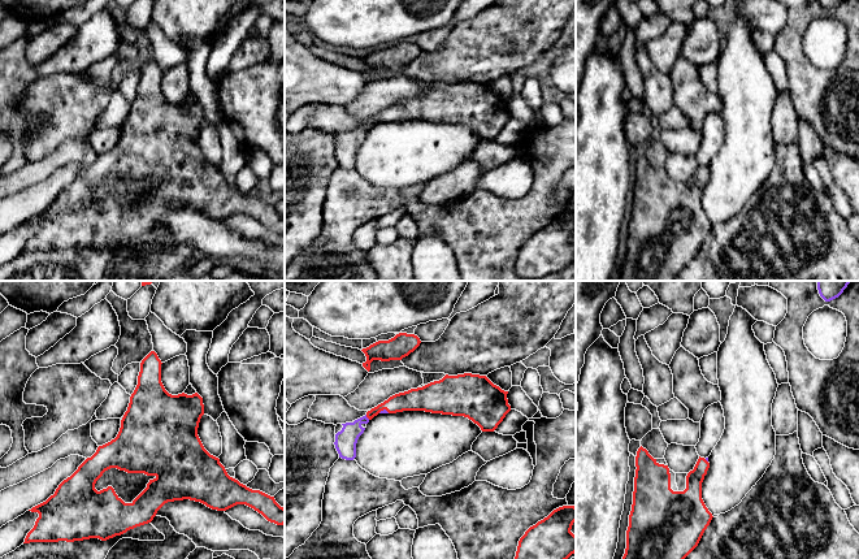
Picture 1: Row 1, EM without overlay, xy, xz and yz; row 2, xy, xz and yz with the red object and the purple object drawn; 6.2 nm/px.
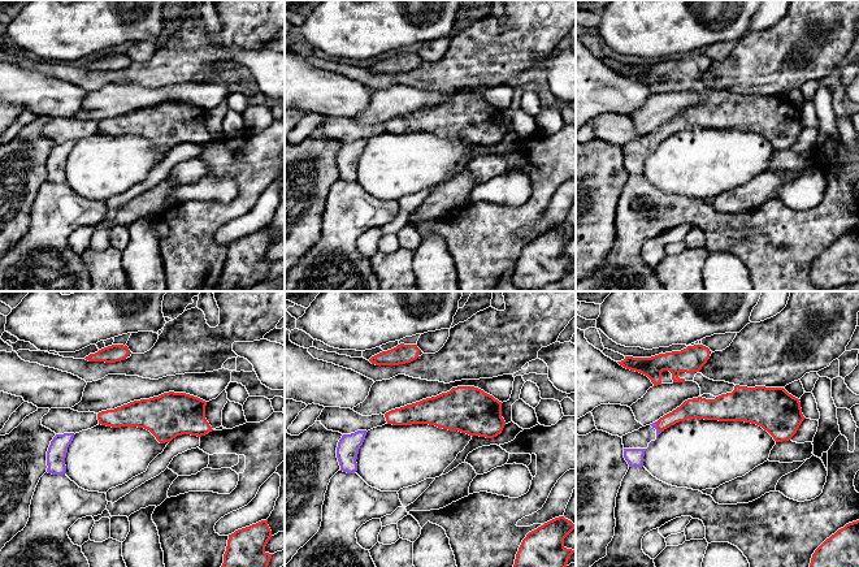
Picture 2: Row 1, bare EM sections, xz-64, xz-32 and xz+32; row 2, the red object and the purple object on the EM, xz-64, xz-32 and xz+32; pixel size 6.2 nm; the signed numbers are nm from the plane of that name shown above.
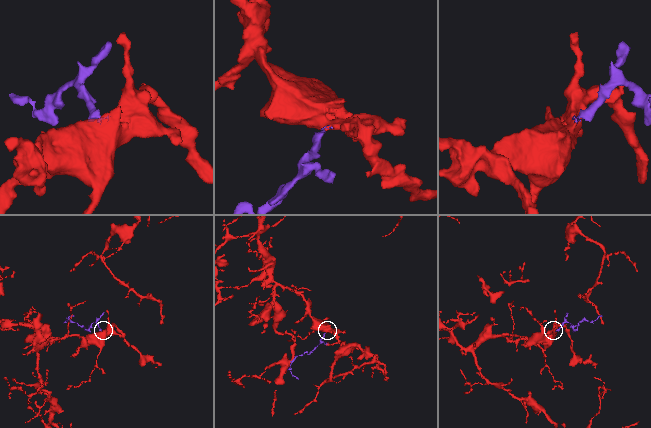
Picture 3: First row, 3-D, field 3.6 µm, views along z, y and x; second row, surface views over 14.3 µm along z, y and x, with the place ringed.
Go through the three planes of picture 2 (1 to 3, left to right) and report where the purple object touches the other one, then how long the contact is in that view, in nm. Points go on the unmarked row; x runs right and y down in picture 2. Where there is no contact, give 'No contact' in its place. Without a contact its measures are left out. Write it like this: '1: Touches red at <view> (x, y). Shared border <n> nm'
1: No contact
2: No contact
3: Touches red at xz+32 (656, 135). Shared border 80 nm

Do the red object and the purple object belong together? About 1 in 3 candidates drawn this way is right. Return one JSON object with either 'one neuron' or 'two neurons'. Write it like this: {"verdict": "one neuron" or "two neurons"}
{"verdict": "one neuron"}

